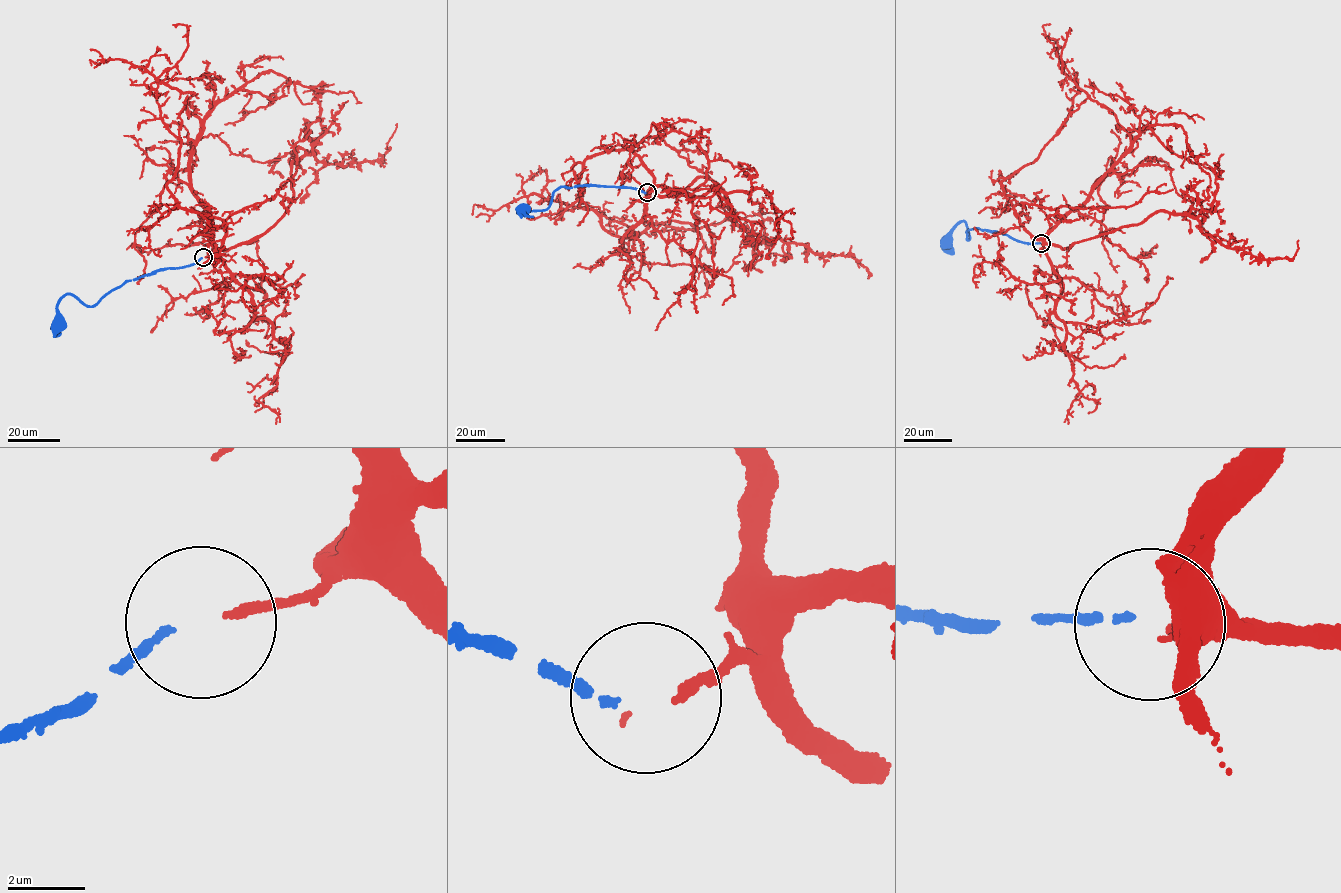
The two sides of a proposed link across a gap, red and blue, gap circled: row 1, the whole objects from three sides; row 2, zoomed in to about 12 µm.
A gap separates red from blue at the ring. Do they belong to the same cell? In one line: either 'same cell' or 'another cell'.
same cell

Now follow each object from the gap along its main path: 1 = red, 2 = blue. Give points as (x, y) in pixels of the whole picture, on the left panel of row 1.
1: (205, 257), (255, 239), (285, 214), (293, 161), (312, 153), (343, 167), (379, 160), (397, 123)
2: (202, 258), (189, 265), (125, 281), (91, 306), (71, 294), (64, 295), (58, 304), (58, 323)

